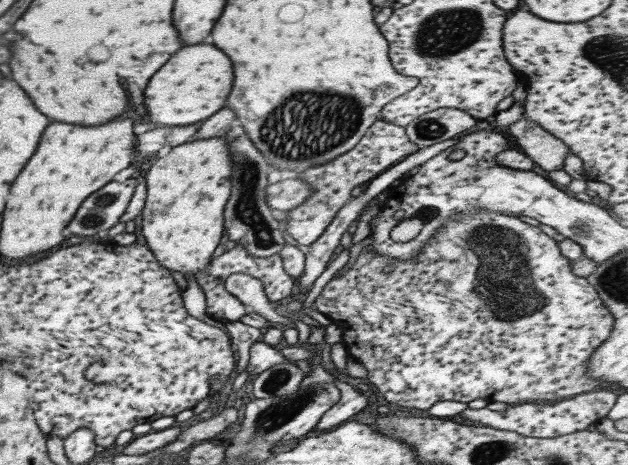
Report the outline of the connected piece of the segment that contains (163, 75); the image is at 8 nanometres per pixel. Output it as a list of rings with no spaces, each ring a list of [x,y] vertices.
[[[183,46],[149,78],[143,90],[147,120],[159,126],[189,126],[209,118],[225,104],[233,82],[231,72],[229,58],[215,46]]]

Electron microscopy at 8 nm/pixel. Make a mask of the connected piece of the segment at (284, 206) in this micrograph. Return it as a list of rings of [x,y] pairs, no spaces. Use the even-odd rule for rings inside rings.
[[[281,180],[265,188],[265,203],[270,209],[291,211],[310,196],[312,189],[303,180]]]

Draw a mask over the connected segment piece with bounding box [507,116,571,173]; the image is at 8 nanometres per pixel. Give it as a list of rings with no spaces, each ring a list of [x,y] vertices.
[[[523,116],[507,126],[507,134],[513,136],[525,156],[547,173],[562,170],[563,159],[571,153],[559,138]]]

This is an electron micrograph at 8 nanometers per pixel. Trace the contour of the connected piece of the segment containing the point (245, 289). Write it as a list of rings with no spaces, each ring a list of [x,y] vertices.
[[[229,274],[224,282],[225,290],[232,294],[243,304],[243,307],[251,308],[251,312],[259,315],[271,324],[284,323],[287,328],[294,328],[293,322],[289,319],[284,319],[285,316],[281,313],[276,313],[268,302],[263,290],[263,285],[252,276],[247,274]]]

